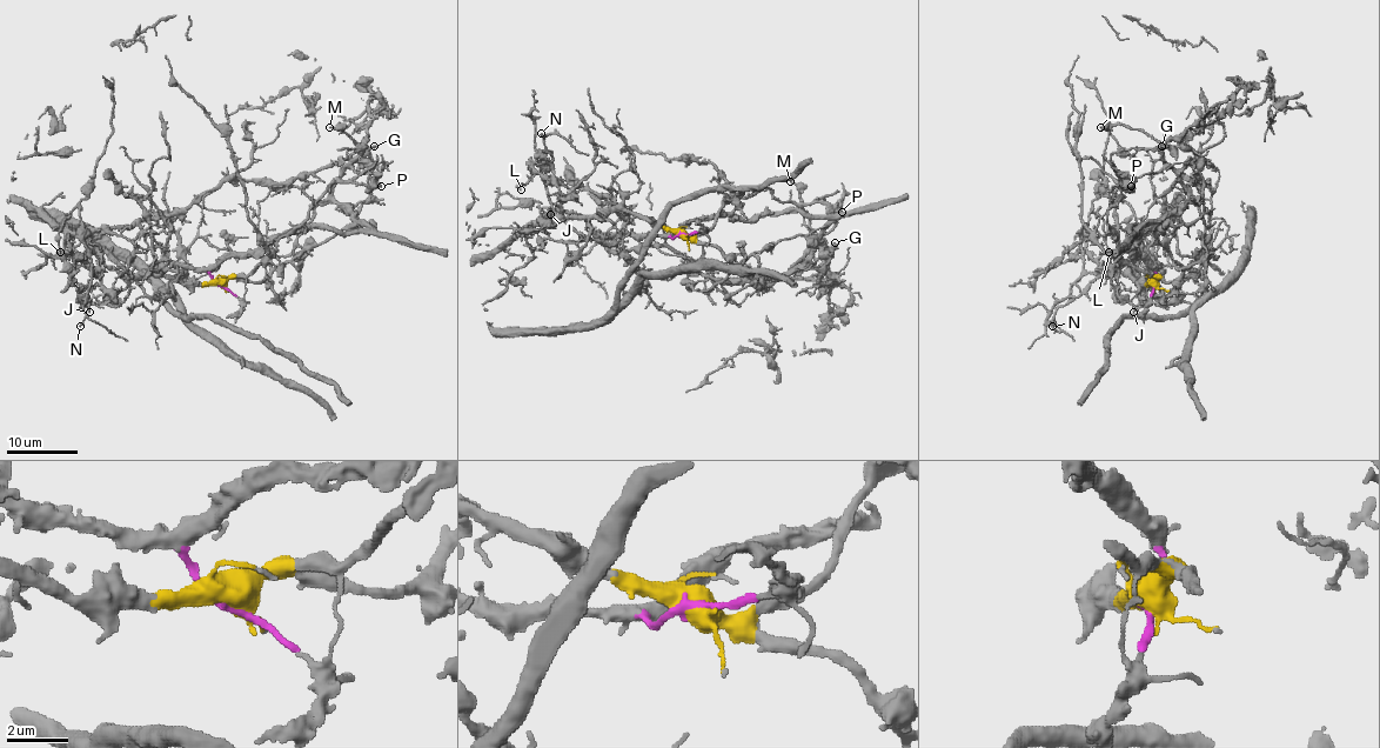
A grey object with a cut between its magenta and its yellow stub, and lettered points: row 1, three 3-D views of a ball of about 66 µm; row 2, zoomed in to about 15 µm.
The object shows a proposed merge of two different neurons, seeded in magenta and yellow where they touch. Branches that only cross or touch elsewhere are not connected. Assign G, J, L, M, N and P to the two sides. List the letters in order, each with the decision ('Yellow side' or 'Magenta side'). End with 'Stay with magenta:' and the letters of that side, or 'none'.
G: Yellow side
J: Yellow side
L: Yellow side
M: Yellow side
N: Yellow side
P: Yellow side
Stay with magenta: none

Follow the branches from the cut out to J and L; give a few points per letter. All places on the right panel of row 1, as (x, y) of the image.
J: (1152, 285), (1140, 285), (1129, 274), (1134, 272), (1141, 236), (1152, 247), (1151, 271), (1144, 299), (1132, 312)
L: (1152, 285), (1129, 274), (1137, 254), (1110, 275), (1084, 268), (1080, 231), (1091, 207), (1110, 253)

